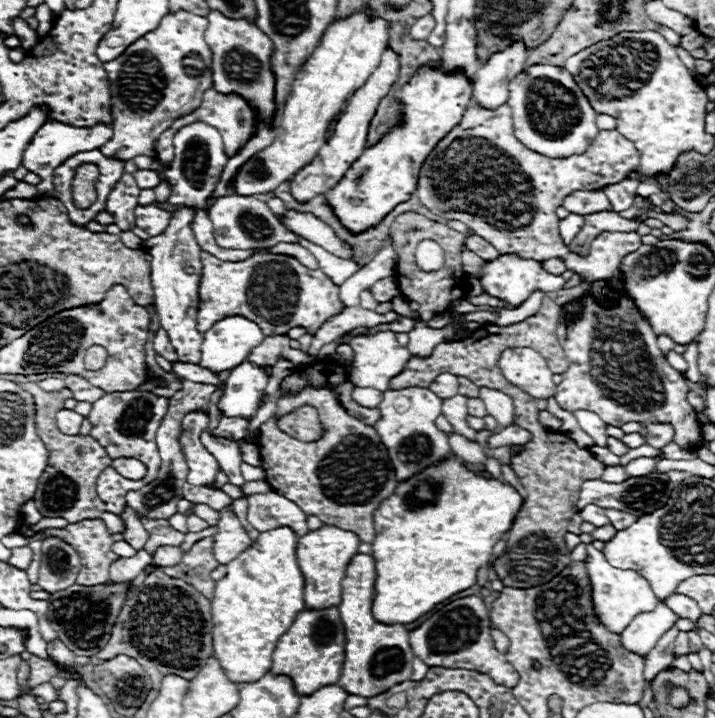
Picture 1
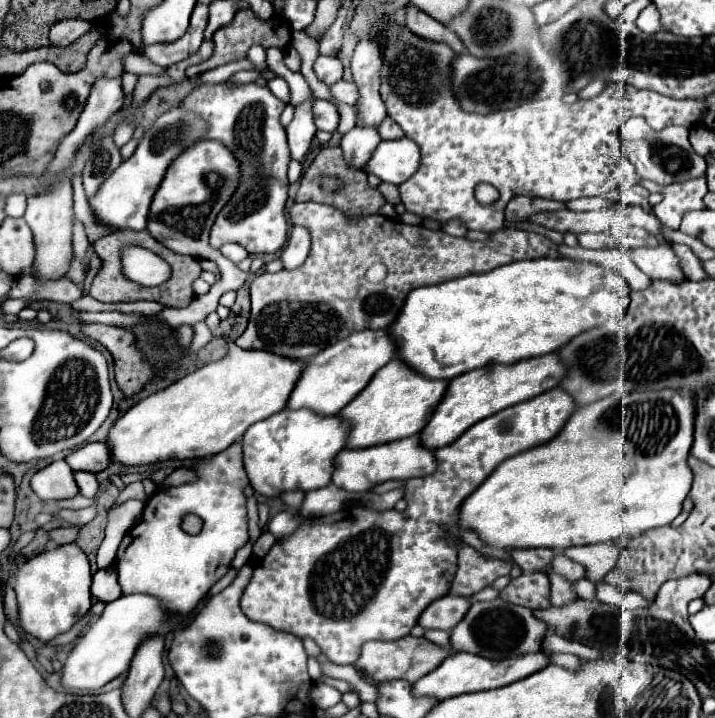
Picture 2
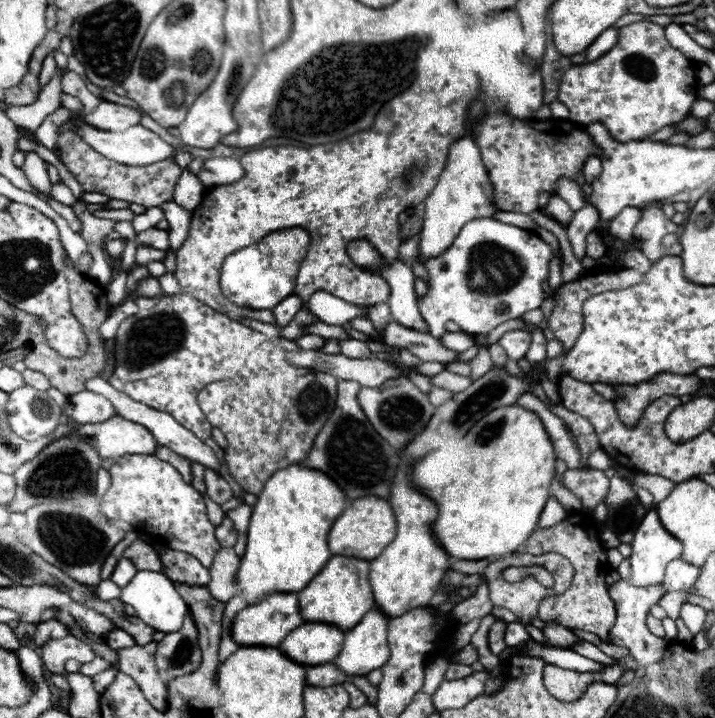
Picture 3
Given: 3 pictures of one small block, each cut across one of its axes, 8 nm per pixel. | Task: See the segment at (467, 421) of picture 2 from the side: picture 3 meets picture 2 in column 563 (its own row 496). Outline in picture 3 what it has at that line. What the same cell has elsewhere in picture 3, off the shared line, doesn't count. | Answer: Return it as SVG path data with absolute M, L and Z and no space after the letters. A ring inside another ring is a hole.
M364 496L352 500L344 514L332 524L332 530L328 534L328 546L332 554L374 560L394 540L394 536L396 536L396 518L390 502L378 496Z

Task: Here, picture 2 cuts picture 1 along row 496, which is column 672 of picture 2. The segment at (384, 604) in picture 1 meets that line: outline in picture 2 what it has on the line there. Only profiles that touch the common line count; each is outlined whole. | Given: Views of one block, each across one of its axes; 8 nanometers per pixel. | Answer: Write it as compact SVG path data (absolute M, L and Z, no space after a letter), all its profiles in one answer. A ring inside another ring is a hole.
M660 390L660 392L632 392L626 396L606 396L598 402L592 402L588 406L580 406L570 420L566 422L564 430L550 442L530 448L522 454L516 454L512 458L506 458L486 480L484 484L472 492L466 502L460 506L458 512L458 522L462 526L470 526L474 532L478 532L488 544L498 546L498 548L554 548L554 550L564 550L570 546L584 546L584 544L600 544L600 542L612 542L618 538L636 538L642 532L656 528L656 526L666 526L670 524L682 510L682 502L688 496L692 488L692 470L688 466L688 456L690 448L694 442L694 418L696 418L696 402L698 394L686 394L686 392L672 392L672 390Z

